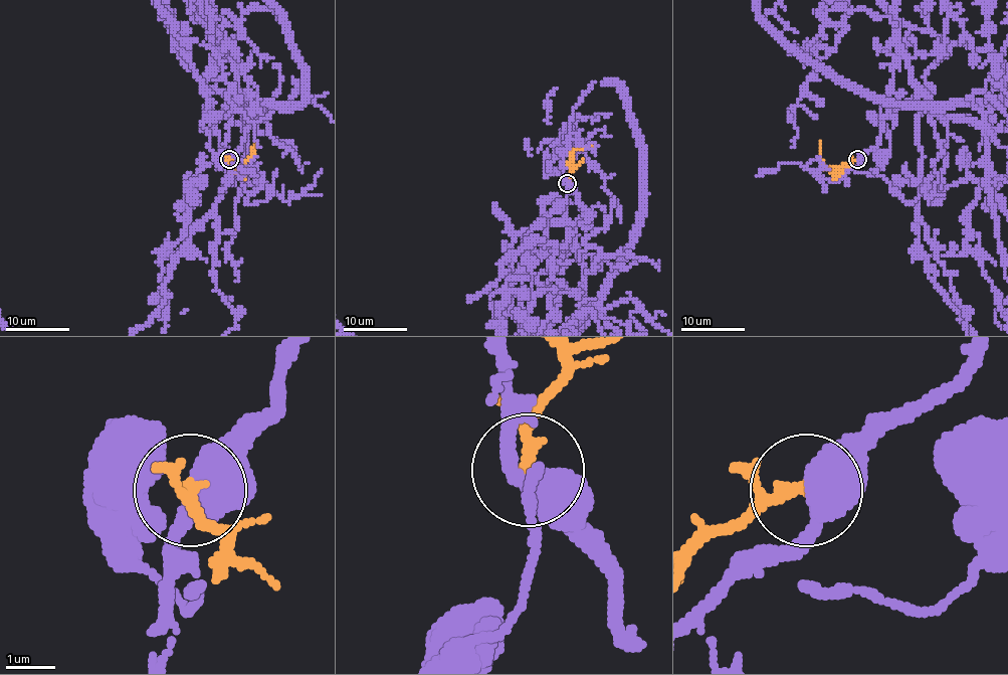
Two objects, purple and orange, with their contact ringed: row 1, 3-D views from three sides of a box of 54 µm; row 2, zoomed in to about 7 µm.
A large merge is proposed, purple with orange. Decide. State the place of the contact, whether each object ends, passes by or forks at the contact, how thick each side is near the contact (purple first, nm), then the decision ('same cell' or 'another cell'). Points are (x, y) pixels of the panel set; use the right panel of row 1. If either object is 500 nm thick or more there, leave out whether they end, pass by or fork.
(857, 159) | 550/190 nm | another cell

